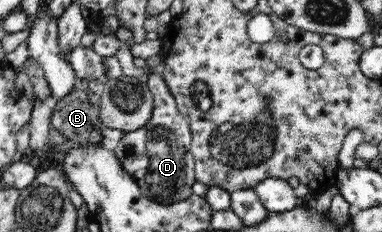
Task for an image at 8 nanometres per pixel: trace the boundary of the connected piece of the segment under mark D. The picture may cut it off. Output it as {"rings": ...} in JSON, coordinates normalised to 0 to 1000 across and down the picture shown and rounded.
{"rings":[[[327,177],[301,228],[319,293],[319,319],[340,332],[385,328],[382,362],[403,418],[401,496],[366,560],[330,569],[298,642],[306,690],[322,728],[353,776],[369,832],[395,866],[448,884],[479,866],[500,841],[500,797],[513,780],[508,754],[508,677],[497,659],[497,547],[471,491],[461,427],[424,315],[406,315],[380,280],[356,289],[346,259],[340,177]]]}

